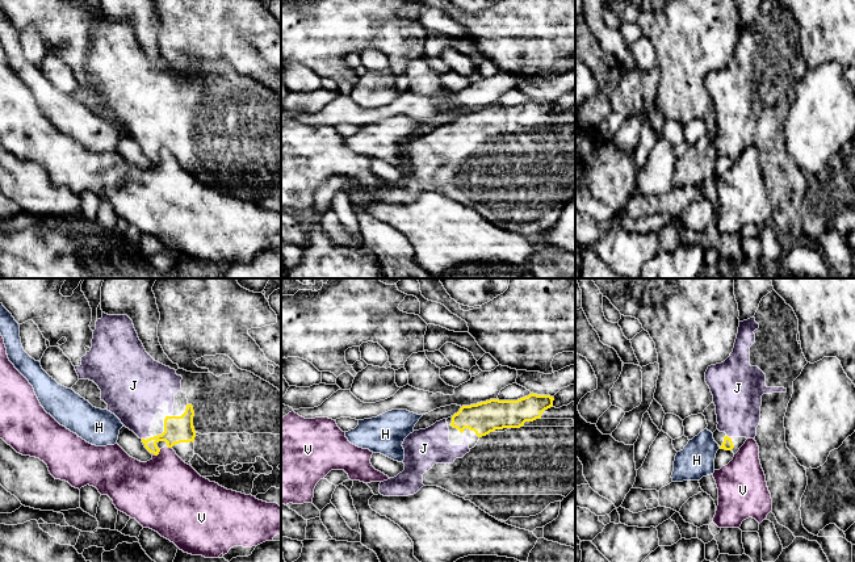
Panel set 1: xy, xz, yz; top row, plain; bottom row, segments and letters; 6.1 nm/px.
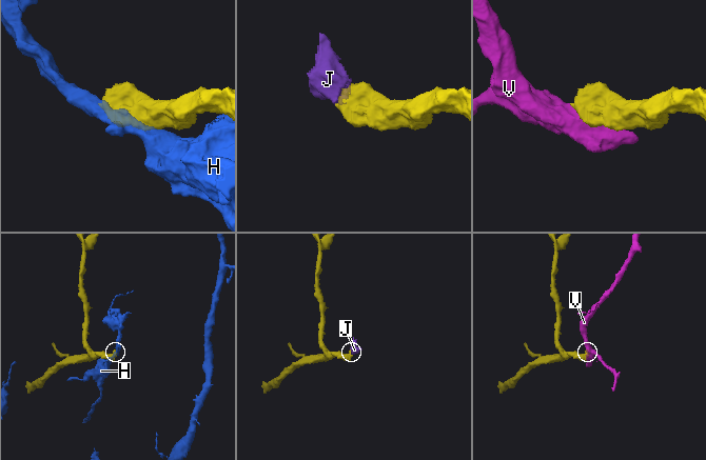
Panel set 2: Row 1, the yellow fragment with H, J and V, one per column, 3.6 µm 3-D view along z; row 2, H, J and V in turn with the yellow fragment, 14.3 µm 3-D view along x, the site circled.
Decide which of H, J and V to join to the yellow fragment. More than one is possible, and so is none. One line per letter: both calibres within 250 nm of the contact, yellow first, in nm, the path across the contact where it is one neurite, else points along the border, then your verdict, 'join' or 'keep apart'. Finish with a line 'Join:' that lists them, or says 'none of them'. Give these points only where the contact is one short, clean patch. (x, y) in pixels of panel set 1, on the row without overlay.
H: 60/220 nm | keep apart
J: 60/300 nm | across yz (728, 150), (726, 142), (737, 125), (737, 103) | join
V: 160/440 nm | along xy (160, 155), (155, 162) | keep apart
Join: J

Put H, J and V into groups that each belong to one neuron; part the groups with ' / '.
H / J / V

